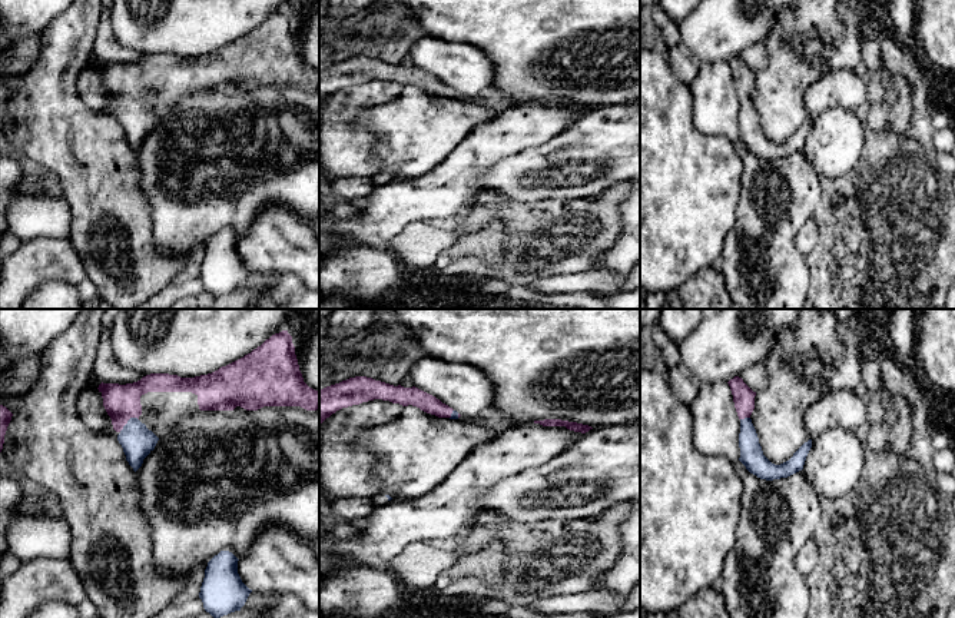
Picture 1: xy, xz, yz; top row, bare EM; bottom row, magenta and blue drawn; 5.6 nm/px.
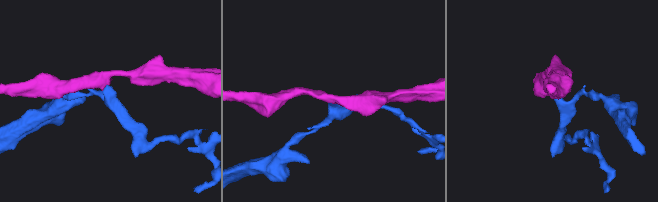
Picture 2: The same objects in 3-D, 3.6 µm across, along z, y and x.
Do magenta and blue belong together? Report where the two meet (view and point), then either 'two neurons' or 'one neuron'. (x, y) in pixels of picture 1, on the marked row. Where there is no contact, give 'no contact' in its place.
xy (128, 419) | one neuron

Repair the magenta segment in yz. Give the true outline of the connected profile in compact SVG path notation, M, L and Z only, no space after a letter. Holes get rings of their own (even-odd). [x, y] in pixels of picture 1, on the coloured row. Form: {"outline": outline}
{"outline": "M735 376L727 383L733 395L737 416L740 419L739 461L746 466L746 469L757 478L766 481L787 478L802 471L806 456L812 448L812 439L805 442L789 461L780 465L772 464L763 455L756 429L750 419L750 415L755 409L756 392L753 392L739 376Z"}

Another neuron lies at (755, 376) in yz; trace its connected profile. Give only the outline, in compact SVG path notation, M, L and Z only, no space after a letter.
M756 363L739 373L739 378L753 391L759 392L767 386L767 371L765 363Z

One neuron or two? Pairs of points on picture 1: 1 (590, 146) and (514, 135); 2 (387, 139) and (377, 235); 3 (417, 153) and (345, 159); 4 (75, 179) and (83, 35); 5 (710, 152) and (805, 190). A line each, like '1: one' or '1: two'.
1: two
2: two
3: two
4: one
5: two

